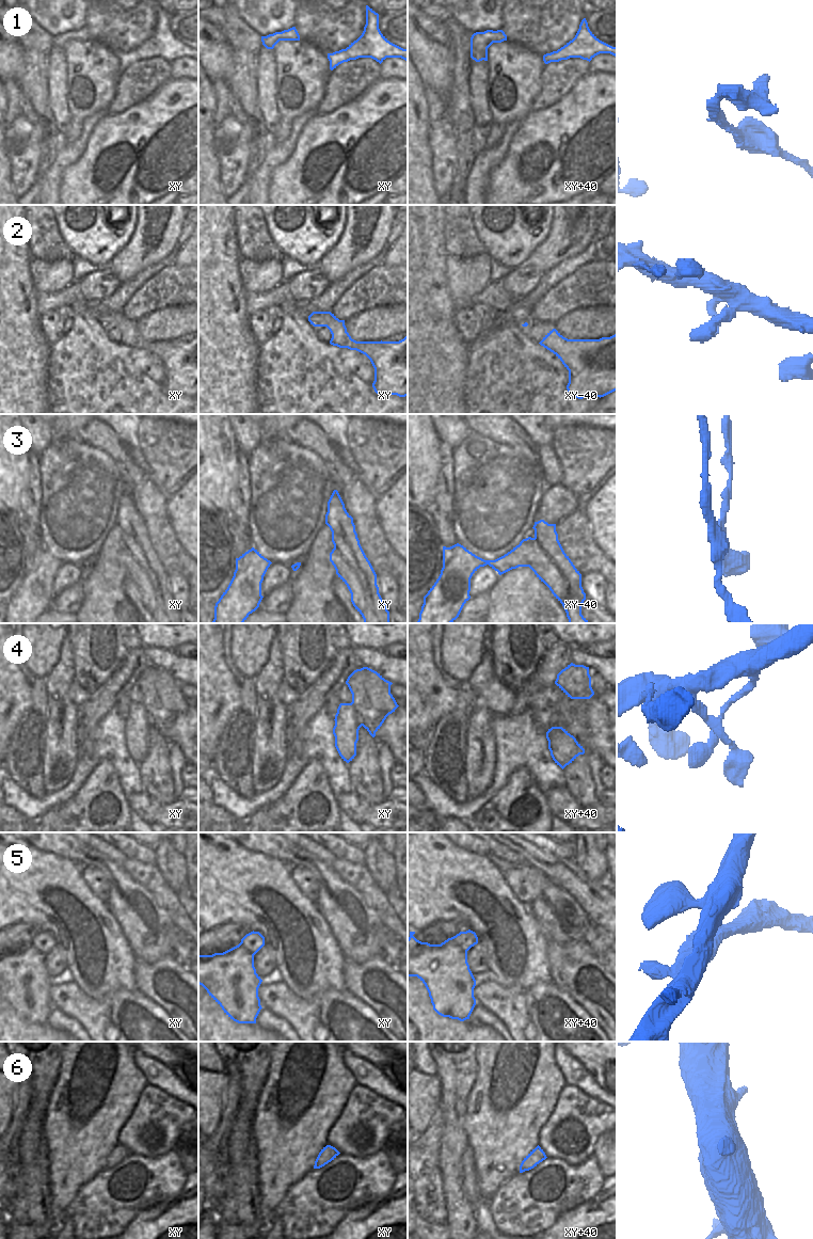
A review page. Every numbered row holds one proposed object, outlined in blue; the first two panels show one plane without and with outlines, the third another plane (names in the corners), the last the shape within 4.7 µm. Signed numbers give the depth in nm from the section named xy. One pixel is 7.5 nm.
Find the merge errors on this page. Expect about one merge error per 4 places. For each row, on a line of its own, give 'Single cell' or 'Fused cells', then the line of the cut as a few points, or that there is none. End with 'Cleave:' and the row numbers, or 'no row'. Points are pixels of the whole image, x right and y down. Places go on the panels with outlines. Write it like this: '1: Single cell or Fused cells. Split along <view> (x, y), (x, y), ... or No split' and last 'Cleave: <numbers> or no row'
1: Single cell. No split
2: Single cell. No split
3: Fused cells. Split along xy-40 (533, 538), (559, 568), (568, 583), (570, 593), (578, 599)
4: Single cell. No split
5: Fused cells. Split along xy (239, 943), (250, 943), (259, 949)
6: Single cell. No split
Cleave: 3, 5.

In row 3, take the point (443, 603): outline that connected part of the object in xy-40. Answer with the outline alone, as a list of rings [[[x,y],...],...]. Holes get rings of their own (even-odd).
[[[531,537],[523,539],[519,545],[495,560],[484,560],[459,543],[450,547],[443,546],[443,568],[424,597],[417,623],[452,623],[471,599],[473,574],[487,565],[499,575],[519,567],[529,567],[562,604],[569,623],[590,623],[581,615],[586,593],[578,599],[571,595],[569,583],[558,565]]]

